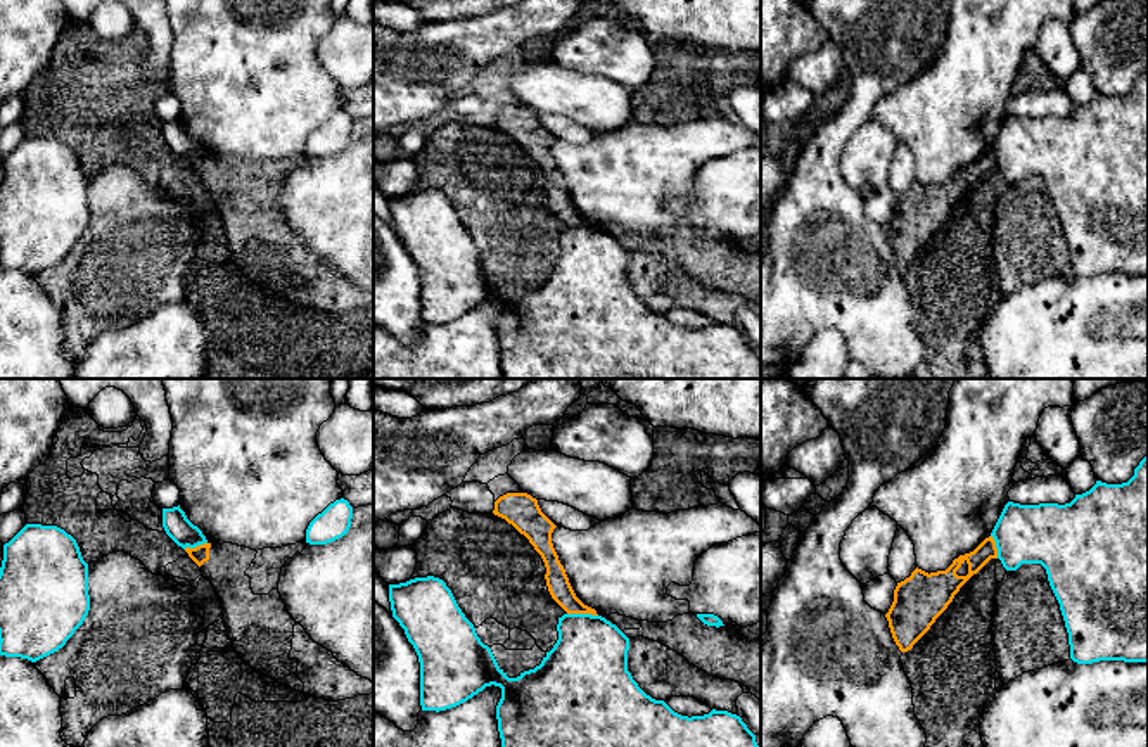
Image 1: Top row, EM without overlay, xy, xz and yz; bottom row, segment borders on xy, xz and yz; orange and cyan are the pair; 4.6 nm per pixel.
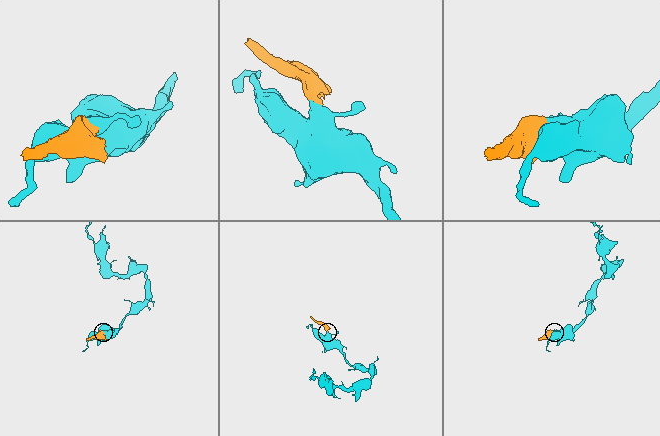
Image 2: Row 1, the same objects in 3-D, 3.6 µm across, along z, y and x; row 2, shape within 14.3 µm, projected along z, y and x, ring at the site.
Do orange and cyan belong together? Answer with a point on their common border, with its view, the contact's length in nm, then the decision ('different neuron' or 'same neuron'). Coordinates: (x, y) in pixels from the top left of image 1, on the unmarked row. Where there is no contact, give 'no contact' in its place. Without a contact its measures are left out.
meets orange in xz at (583, 225); contact 140 nm long; different neuron

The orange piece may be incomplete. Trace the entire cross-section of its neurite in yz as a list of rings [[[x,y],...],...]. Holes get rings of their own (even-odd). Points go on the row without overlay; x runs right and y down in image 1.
[[[992,149],[973,164],[960,168],[946,183],[925,185],[915,182],[897,195],[894,214],[885,227],[892,251],[901,265],[908,265],[947,221],[960,201],[991,171],[998,171]]]

